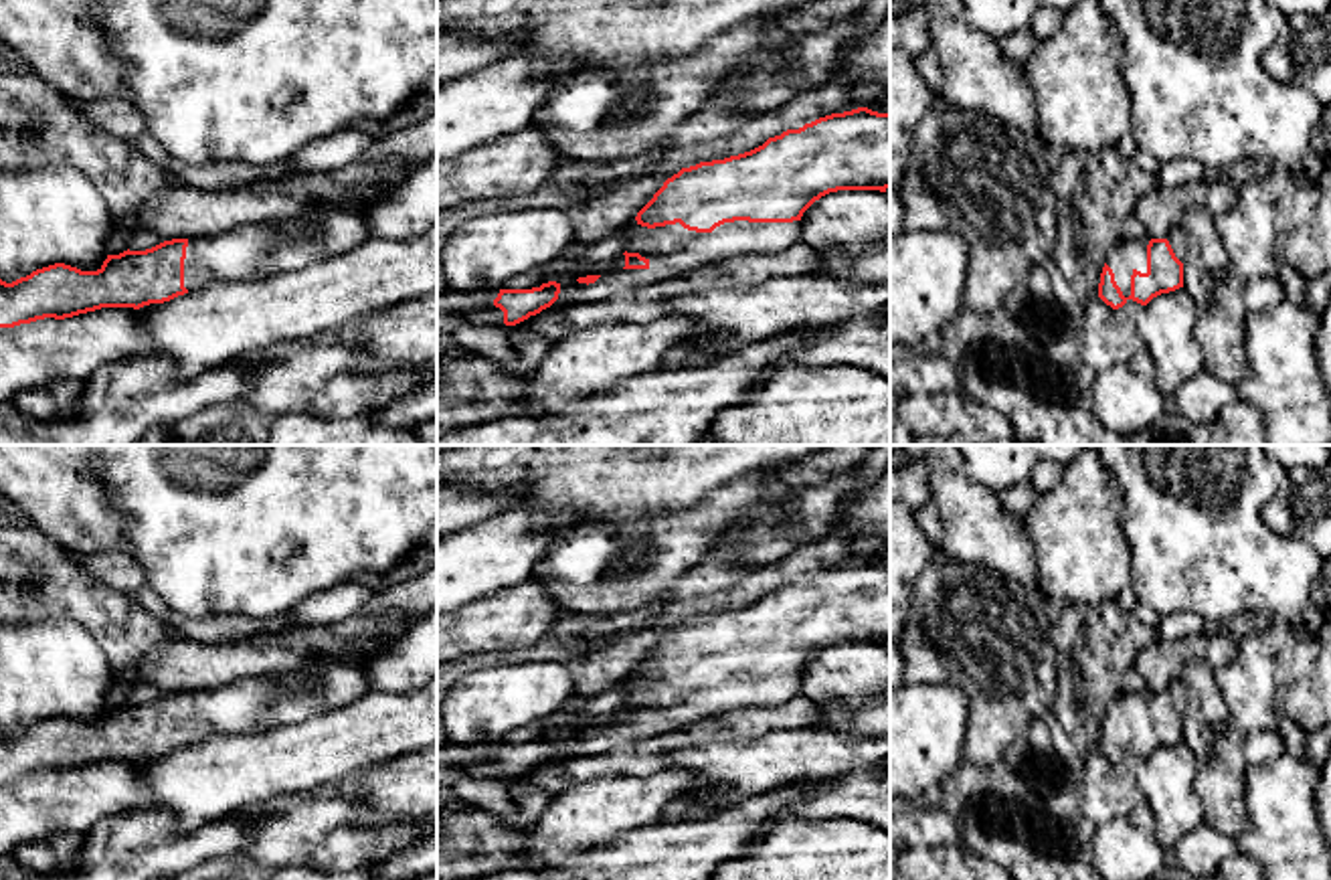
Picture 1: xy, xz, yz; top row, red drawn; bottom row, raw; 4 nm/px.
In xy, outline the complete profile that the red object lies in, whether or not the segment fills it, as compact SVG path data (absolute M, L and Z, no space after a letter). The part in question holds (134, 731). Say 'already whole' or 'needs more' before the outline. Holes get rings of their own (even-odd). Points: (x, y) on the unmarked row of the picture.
needs more; M245 678L107 708L97 724L55 716L12 736L0 732L0 781L65 773L101 761L140 763L216 734L253 732L285 690L277 678Z

